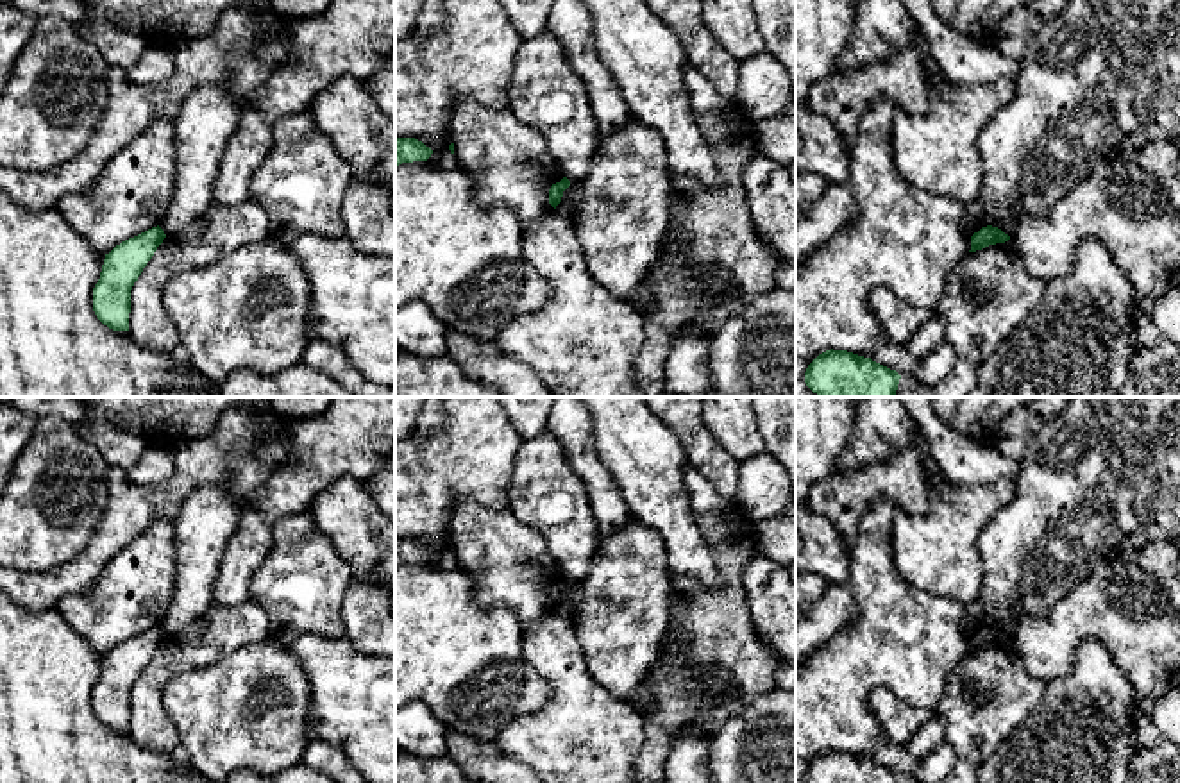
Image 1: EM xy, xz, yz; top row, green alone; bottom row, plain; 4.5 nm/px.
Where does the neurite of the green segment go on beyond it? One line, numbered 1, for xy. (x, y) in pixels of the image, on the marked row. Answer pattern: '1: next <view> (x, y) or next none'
1: next none

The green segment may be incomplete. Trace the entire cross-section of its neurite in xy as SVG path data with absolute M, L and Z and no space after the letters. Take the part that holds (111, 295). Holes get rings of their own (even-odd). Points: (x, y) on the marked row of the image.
M157 225L105 254L100 279L93 288L93 311L109 329L129 331L131 290L164 238Z

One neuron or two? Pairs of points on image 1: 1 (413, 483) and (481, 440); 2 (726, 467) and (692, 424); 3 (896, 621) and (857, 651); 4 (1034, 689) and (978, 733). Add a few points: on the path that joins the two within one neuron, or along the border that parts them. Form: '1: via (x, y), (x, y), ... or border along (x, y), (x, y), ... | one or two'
1: via (429, 474), (465, 456) | one
2: via (716, 458), (692, 435) | one
3: via (887, 628), (878, 630), (866, 642) | one
4: via (1019, 694), (993, 721) | one

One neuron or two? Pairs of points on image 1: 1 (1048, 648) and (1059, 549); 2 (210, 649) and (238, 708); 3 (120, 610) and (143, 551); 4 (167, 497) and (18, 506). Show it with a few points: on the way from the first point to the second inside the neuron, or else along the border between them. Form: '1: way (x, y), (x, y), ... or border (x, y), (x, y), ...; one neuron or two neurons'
1: border (1086, 578), (1043, 617), (1021, 619); two neurons
2: border (254, 642), (211, 664), (177, 674); two neurons
3: way (122, 596), (143, 571), (143, 565); one neuron
4: border (111, 467), (108, 472), (106, 512), (90, 540); two neurons

